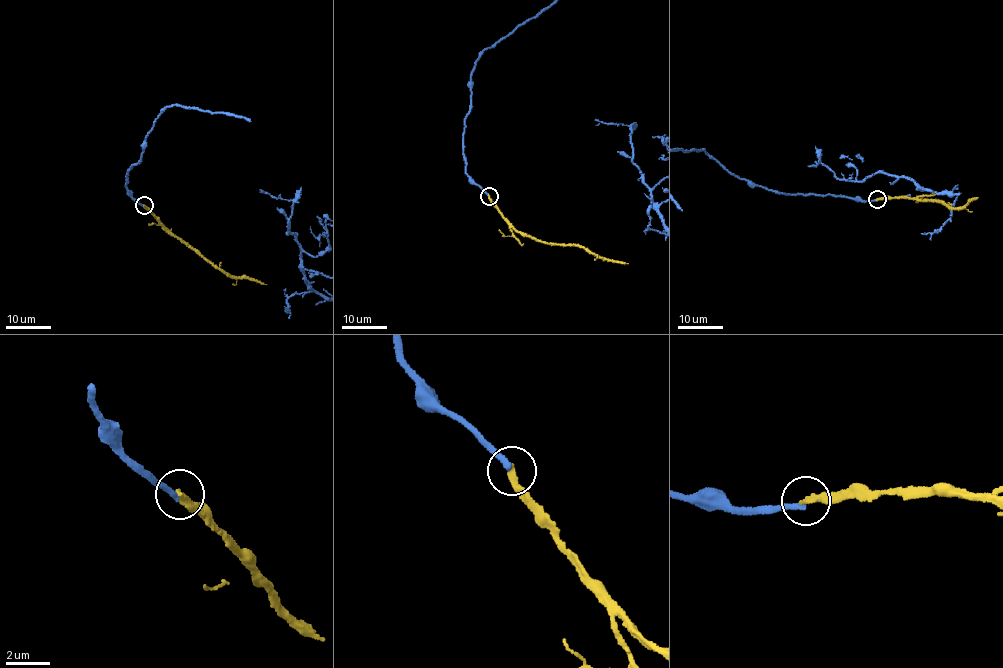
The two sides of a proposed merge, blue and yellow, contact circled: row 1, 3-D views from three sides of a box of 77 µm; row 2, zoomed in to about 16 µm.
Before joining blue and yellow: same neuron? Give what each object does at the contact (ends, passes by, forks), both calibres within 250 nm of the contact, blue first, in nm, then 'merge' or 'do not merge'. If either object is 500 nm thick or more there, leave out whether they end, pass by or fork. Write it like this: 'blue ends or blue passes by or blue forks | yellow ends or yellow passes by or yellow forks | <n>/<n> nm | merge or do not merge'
blue ends | yellow ends | 260/320 nm | do not merge

